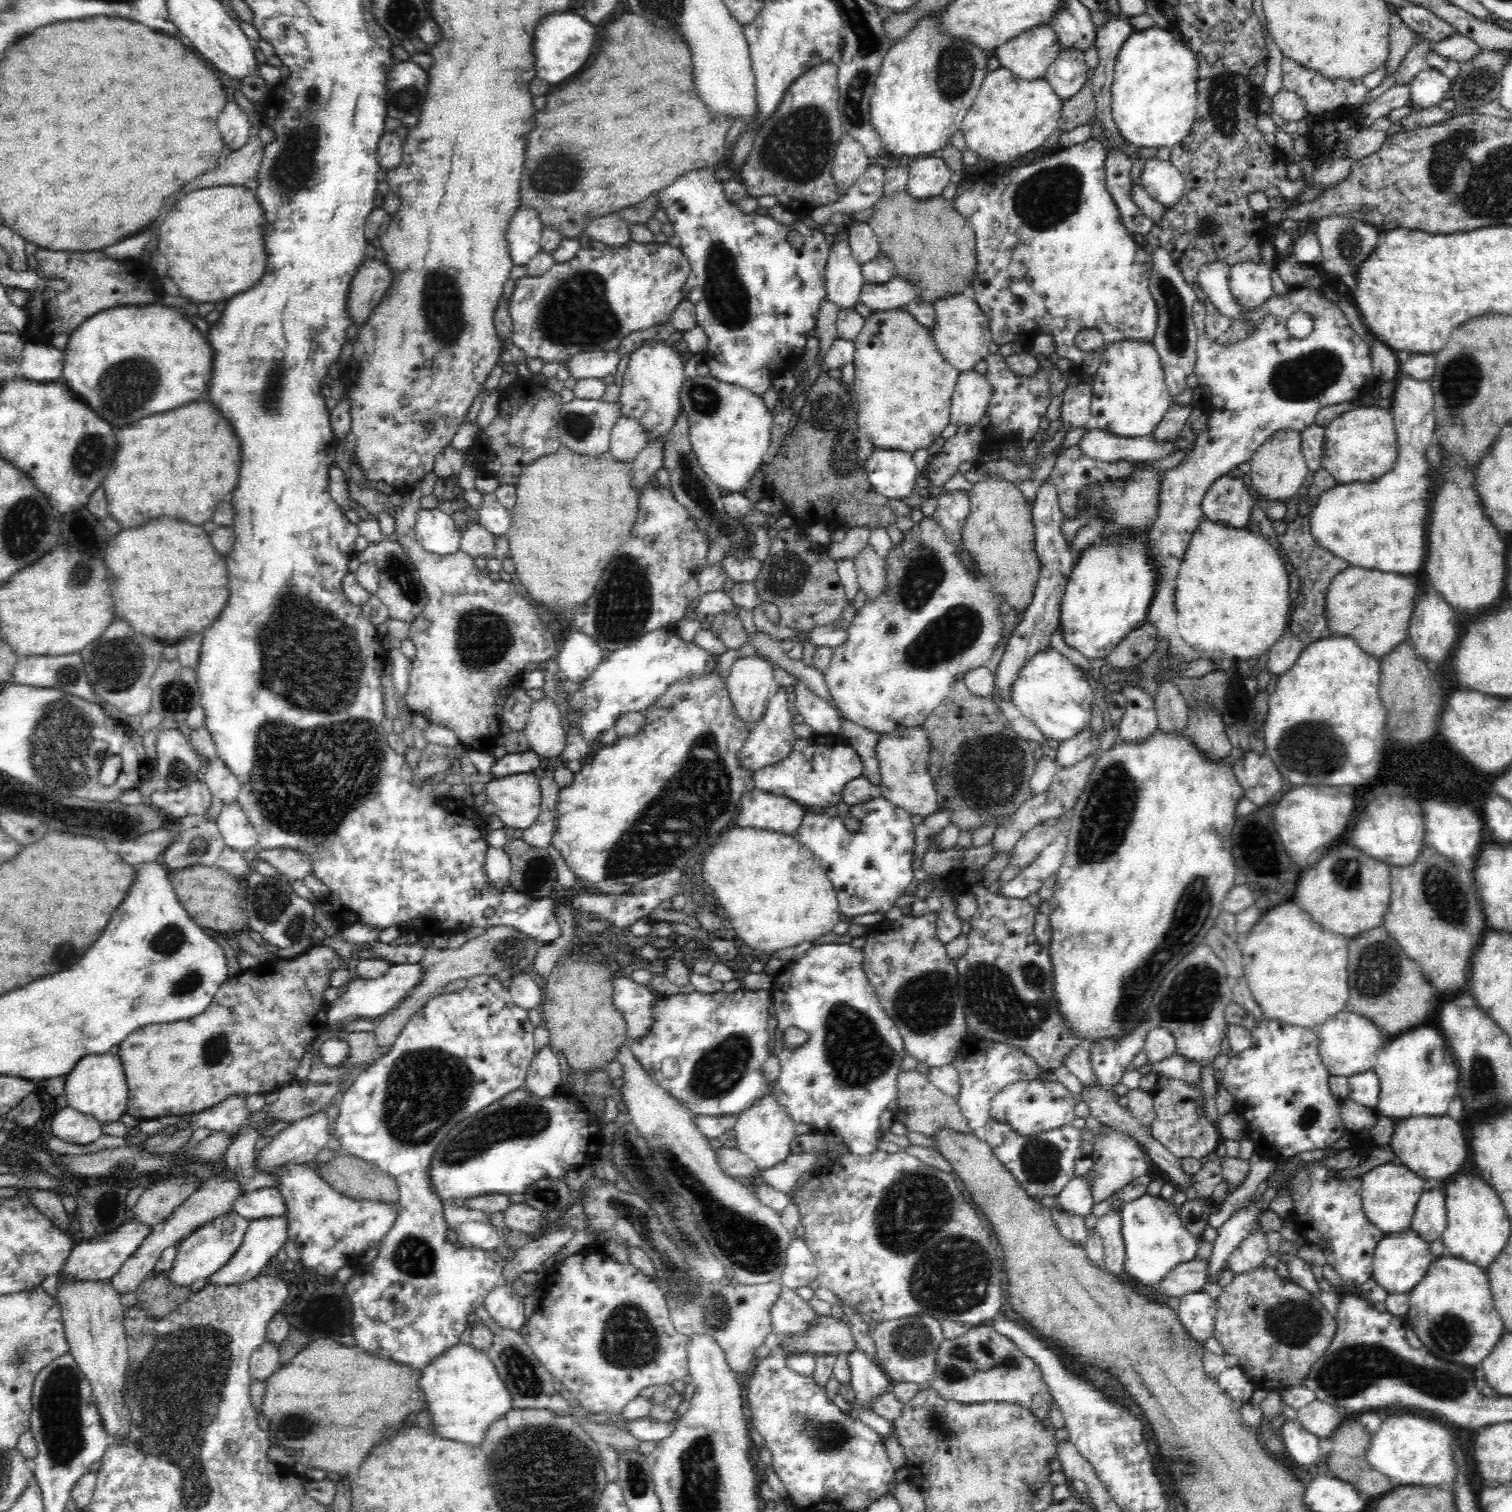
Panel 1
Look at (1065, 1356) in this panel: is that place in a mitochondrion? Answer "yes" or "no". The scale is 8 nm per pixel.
no

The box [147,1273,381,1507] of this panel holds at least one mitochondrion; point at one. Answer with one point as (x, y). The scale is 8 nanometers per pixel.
(295, 1427)

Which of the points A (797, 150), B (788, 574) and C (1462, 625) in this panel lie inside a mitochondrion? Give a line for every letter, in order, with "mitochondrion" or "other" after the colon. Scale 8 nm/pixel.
A: mitochondrion
B: mitochondrion
C: other

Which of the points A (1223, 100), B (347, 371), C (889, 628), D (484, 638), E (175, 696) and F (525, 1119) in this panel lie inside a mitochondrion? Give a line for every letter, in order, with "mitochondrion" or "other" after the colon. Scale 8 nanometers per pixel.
A: mitochondrion
B: other
C: mitochondrion
D: mitochondrion
E: mitochondrion
F: mitochondrion

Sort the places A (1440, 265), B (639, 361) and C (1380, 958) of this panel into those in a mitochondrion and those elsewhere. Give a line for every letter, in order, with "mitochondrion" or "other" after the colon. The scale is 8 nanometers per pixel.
A: other
B: other
C: mitochondrion

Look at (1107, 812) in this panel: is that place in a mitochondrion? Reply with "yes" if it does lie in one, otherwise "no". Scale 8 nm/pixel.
yes

